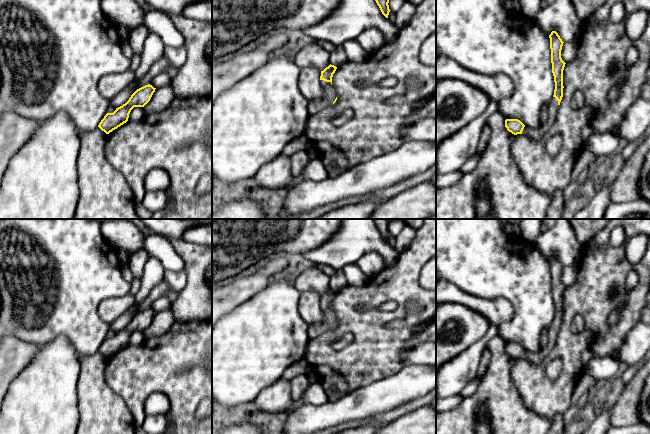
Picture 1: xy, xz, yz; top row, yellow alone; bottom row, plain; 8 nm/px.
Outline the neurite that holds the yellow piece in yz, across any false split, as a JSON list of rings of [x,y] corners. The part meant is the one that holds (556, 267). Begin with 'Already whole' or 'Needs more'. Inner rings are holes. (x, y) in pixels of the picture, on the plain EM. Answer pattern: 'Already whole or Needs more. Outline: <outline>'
Needs more. Outline: [[[552,255],[549,259],[550,262],[550,273],[551,273],[551,287],[552,287],[552,297],[554,300],[555,314],[552,324],[548,330],[548,341],[547,345],[543,350],[532,353],[526,351],[518,343],[506,343],[505,351],[509,356],[514,359],[522,358],[528,362],[538,365],[544,362],[548,354],[548,348],[555,345],[557,335],[560,326],[563,321],[563,294],[565,291],[565,286],[561,282],[561,274],[563,270],[563,265],[556,255]]]

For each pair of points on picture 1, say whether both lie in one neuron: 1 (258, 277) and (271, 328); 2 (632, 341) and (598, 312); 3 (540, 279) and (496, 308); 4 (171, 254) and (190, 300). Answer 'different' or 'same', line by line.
1: different
2: different
3: different
4: different

